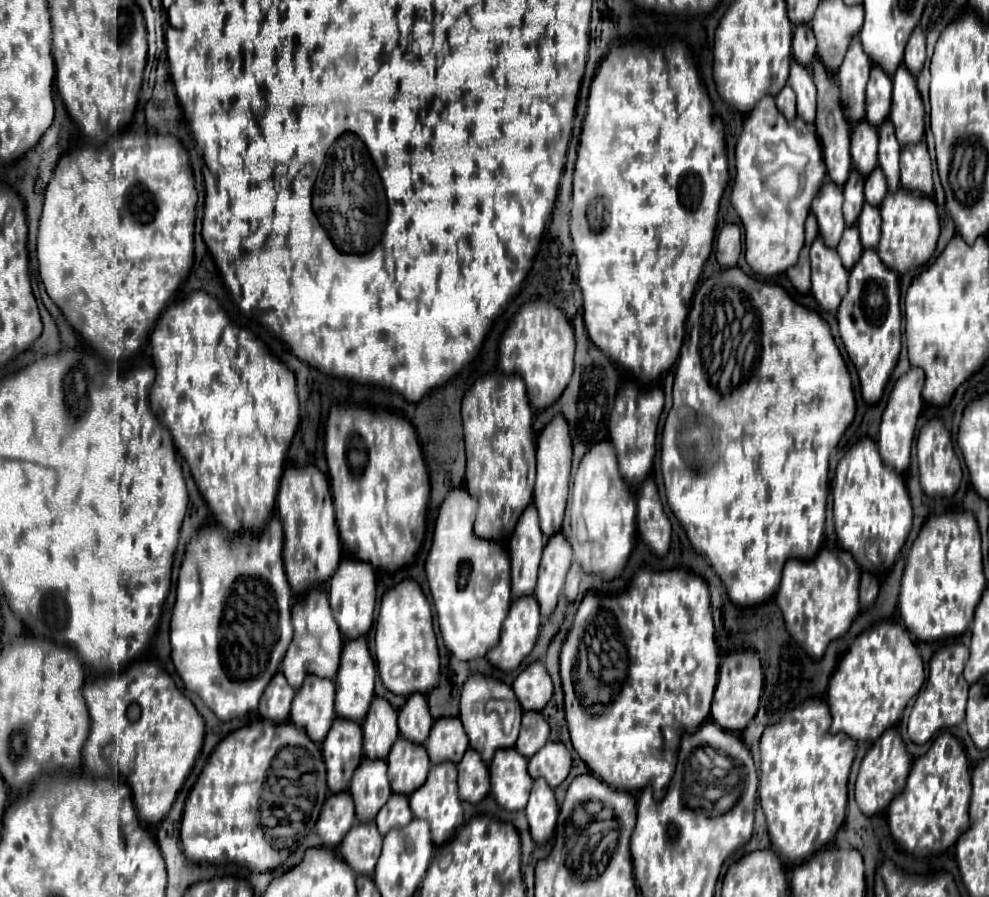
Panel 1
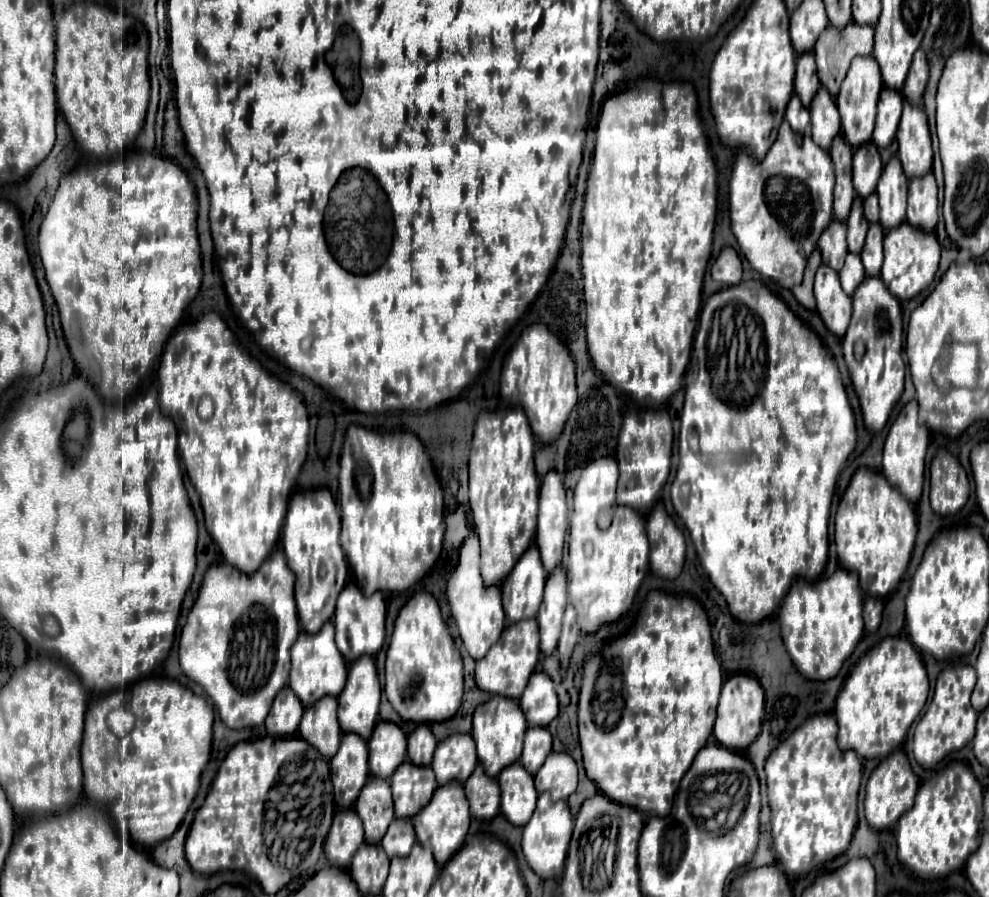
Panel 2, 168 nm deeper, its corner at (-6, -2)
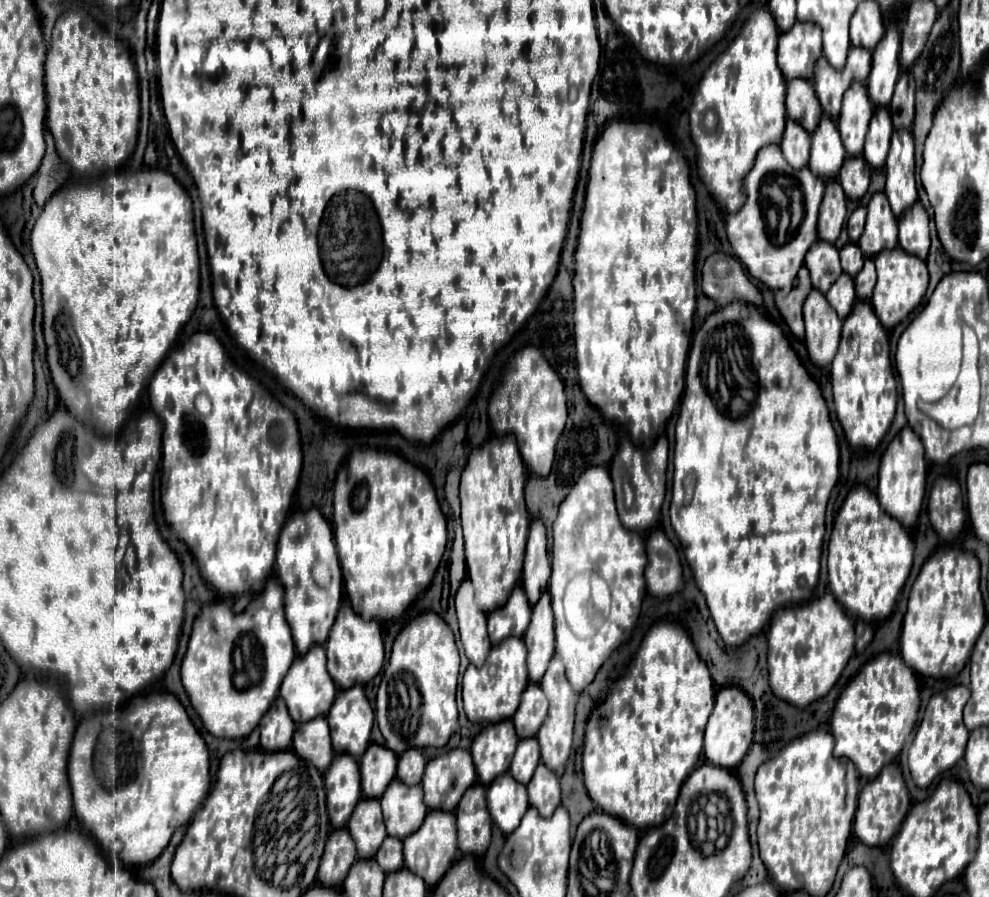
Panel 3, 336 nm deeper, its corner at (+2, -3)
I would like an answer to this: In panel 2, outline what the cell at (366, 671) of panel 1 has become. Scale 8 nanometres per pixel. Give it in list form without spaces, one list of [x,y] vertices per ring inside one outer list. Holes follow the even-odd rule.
[[[364,655],[364,659],[356,659],[352,667],[348,669],[348,681],[344,691],[338,695],[338,715],[340,715],[340,727],[344,733],[356,733],[362,739],[368,739],[374,731],[374,725],[378,721],[378,705],[380,705],[382,687],[378,681],[378,671],[374,665],[374,659],[370,655]]]

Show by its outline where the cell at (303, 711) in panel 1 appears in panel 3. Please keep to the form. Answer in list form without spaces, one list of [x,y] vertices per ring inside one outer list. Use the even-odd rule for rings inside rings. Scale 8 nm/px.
[[[314,718],[306,724],[300,724],[294,734],[294,752],[302,758],[312,762],[320,772],[324,772],[332,758],[332,742],[330,742],[330,728],[326,718]]]

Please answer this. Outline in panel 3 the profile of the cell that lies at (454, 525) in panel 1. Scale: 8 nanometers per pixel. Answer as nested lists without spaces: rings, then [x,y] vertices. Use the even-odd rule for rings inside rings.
[[[466,578],[456,594],[456,616],[460,624],[460,638],[470,664],[480,668],[492,648],[486,632],[486,614],[474,602],[472,582]]]

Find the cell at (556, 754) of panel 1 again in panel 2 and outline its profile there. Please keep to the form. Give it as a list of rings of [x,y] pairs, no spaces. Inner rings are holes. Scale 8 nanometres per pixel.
[[[552,751],[546,757],[544,765],[538,769],[534,779],[536,779],[538,793],[550,791],[554,801],[568,799],[568,795],[576,791],[578,763],[568,751],[564,751],[564,753]]]

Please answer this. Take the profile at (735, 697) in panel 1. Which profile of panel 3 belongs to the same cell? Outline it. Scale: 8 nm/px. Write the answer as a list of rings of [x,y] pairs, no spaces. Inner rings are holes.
[[[736,686],[722,688],[716,696],[716,704],[706,726],[706,736],[704,736],[706,762],[722,766],[726,770],[736,768],[752,744],[752,736],[754,736],[754,708],[750,698]]]

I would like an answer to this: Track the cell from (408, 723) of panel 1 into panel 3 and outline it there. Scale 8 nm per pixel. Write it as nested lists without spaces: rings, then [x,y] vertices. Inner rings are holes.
[[[410,748],[398,758],[398,780],[404,782],[406,786],[420,784],[424,768],[426,768],[426,758],[422,750]]]

